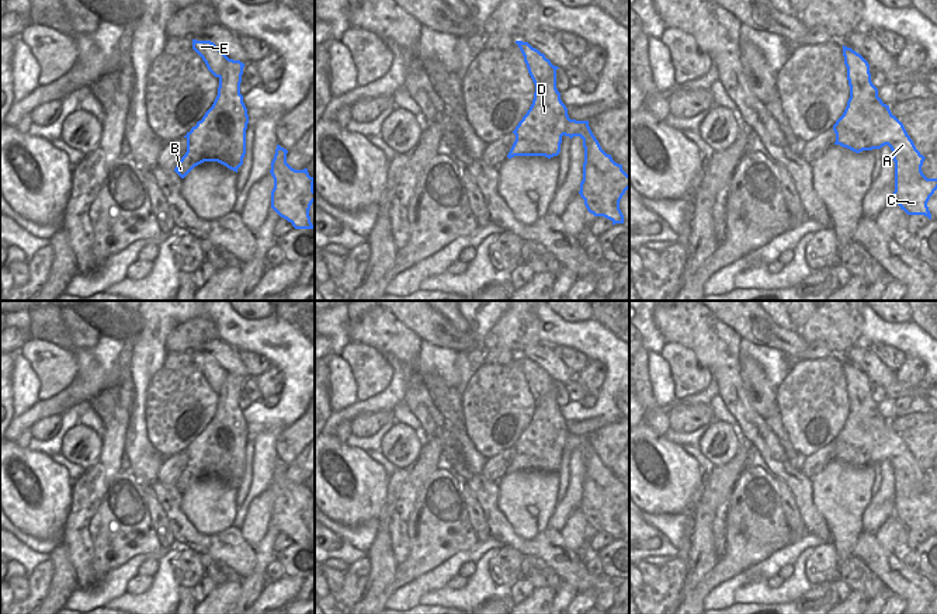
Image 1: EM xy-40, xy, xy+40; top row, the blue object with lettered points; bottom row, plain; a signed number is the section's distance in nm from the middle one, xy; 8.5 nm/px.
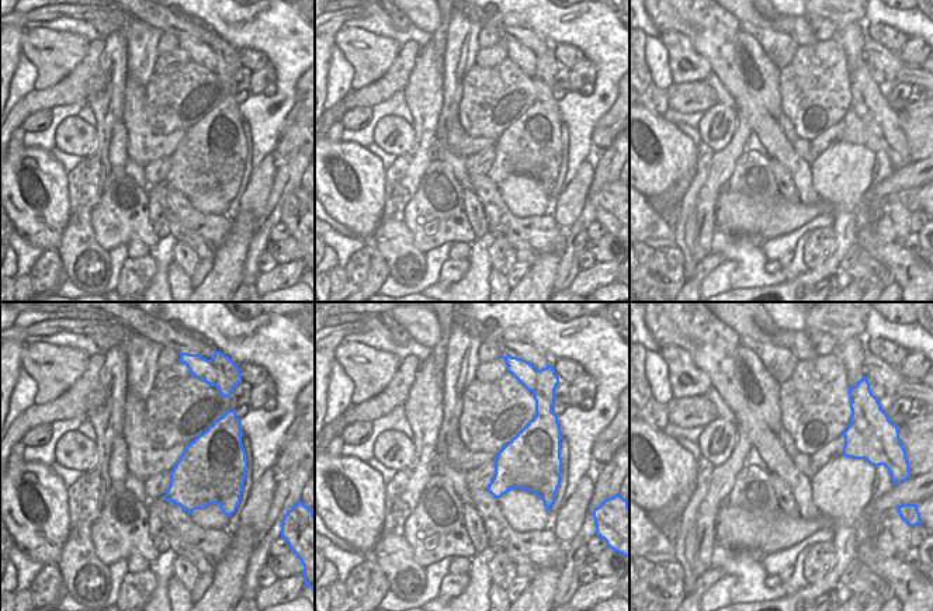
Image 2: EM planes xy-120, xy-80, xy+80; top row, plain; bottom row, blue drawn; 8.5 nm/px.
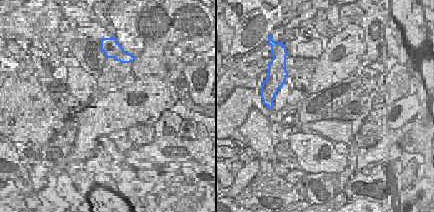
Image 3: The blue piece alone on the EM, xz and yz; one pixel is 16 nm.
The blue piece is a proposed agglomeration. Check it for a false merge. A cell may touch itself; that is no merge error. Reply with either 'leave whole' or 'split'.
split

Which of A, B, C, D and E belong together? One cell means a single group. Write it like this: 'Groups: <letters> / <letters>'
Groups: A C E / B D

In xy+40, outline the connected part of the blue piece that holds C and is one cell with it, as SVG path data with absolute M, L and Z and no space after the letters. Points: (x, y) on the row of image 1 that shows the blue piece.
M843 45L848 86L864 84L861 103L872 117L875 132L871 138L874 149L888 145L895 162L893 200L907 215L924 215L931 219L927 202L937 190L937 178L927 178L922 166L924 156L916 149L903 124L891 112L889 105L878 97L878 89L871 81L868 62L851 48Z

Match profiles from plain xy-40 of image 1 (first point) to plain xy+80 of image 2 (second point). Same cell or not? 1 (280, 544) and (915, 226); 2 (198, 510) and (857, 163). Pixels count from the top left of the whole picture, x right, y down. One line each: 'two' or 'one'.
1: one
2: one

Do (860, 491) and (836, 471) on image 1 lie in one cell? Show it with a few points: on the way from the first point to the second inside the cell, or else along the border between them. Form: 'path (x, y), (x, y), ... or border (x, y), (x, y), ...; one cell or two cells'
path (854, 489), (842, 477); one cell

